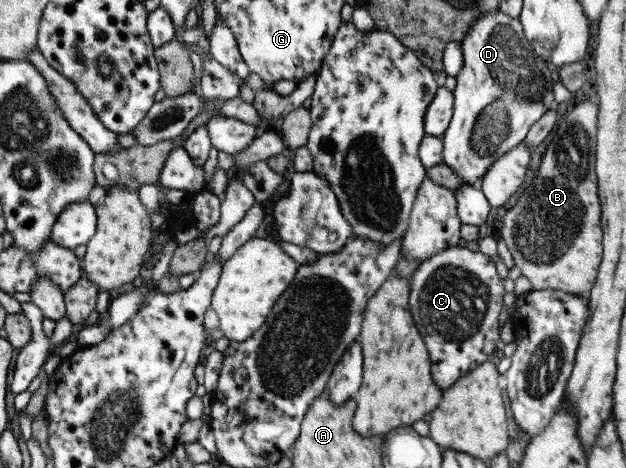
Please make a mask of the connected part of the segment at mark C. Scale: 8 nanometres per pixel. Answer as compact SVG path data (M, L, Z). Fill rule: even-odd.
M459 245L430 256L411 274L408 303L415 326L429 348L429 356L433 362L431 374L440 391L451 388L457 380L494 358L497 342L501 338L498 318L504 307L504 293L503 279L497 273L495 259L481 251L473 251L468 247L461 248Z

